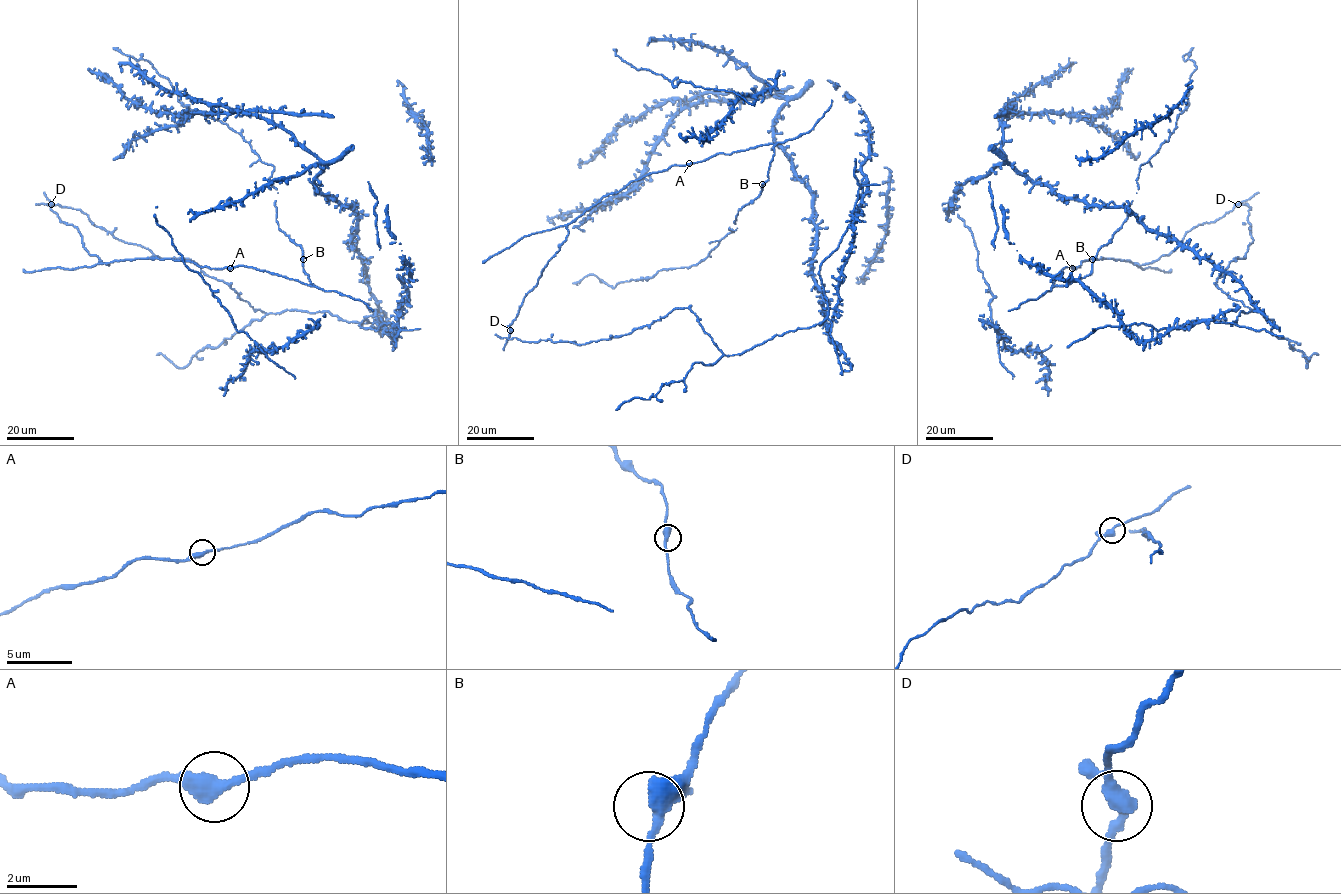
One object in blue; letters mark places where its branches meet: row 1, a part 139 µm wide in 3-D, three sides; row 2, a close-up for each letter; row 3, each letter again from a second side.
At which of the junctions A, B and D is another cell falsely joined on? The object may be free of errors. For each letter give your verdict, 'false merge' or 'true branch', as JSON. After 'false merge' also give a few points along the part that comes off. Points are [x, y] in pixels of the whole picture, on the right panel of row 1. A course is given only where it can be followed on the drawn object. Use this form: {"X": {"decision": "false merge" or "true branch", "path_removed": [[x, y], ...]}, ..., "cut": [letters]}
{"A": {"decision": "true branch"}, "B": {"decision": "true branch"}, "D": {"decision": "true branch"}, "cut": []}

